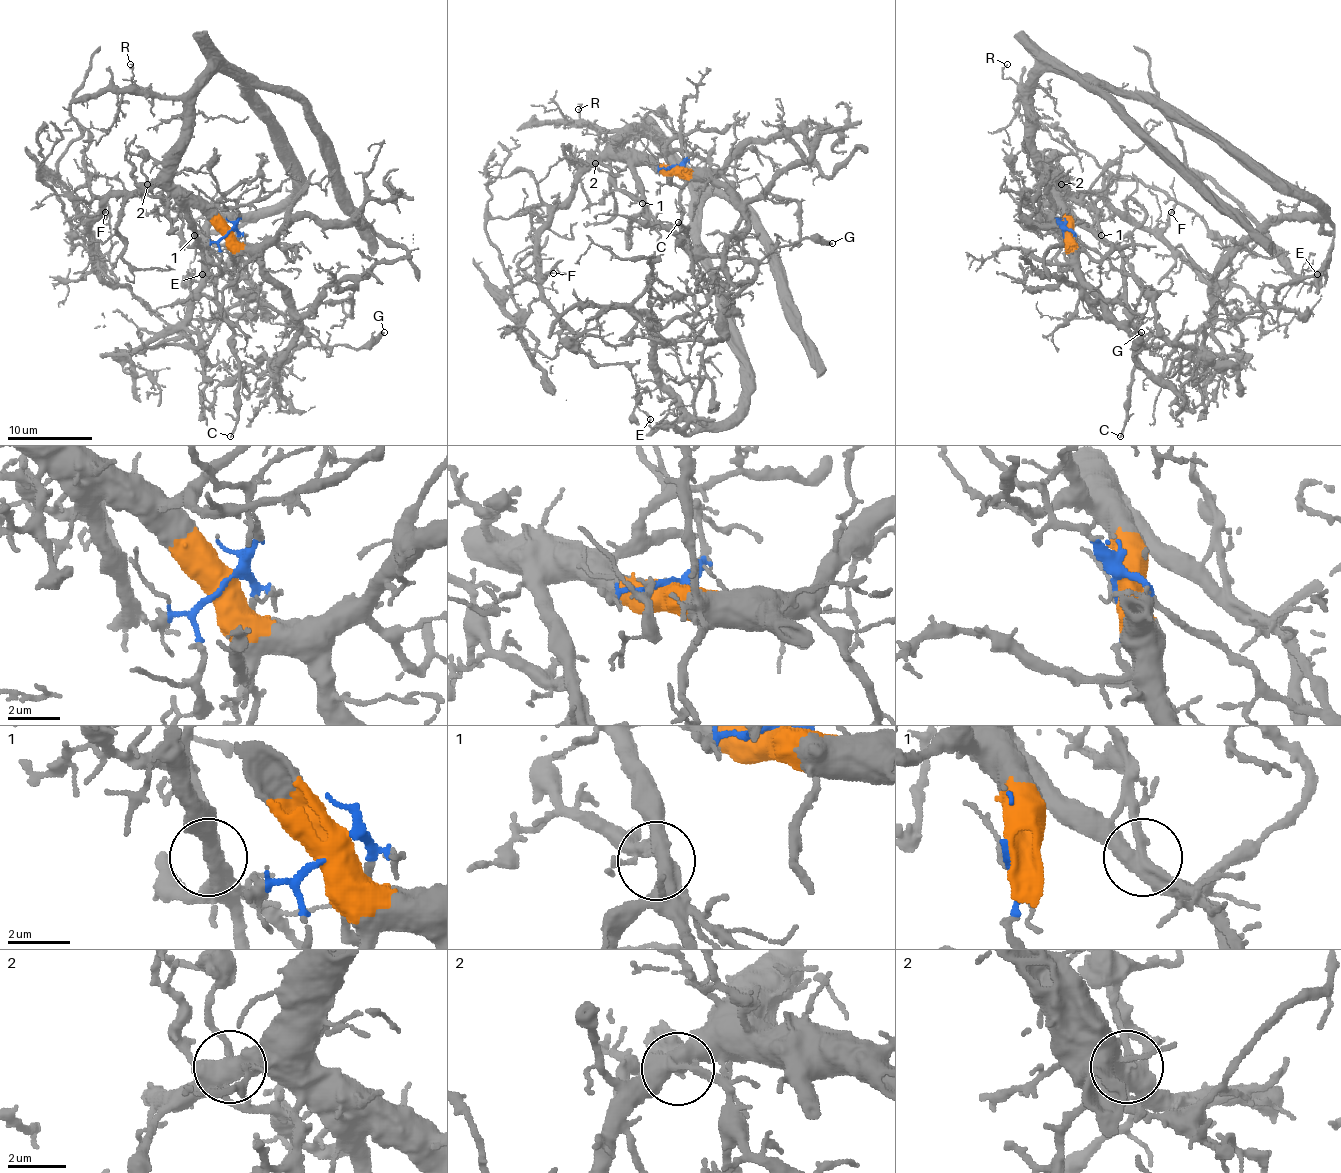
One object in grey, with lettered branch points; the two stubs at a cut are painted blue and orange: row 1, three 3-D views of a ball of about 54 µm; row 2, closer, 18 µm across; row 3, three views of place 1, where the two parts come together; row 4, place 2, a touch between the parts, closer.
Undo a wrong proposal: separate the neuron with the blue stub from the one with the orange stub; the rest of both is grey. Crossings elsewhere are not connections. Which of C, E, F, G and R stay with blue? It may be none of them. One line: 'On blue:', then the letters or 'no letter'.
On blue: G

